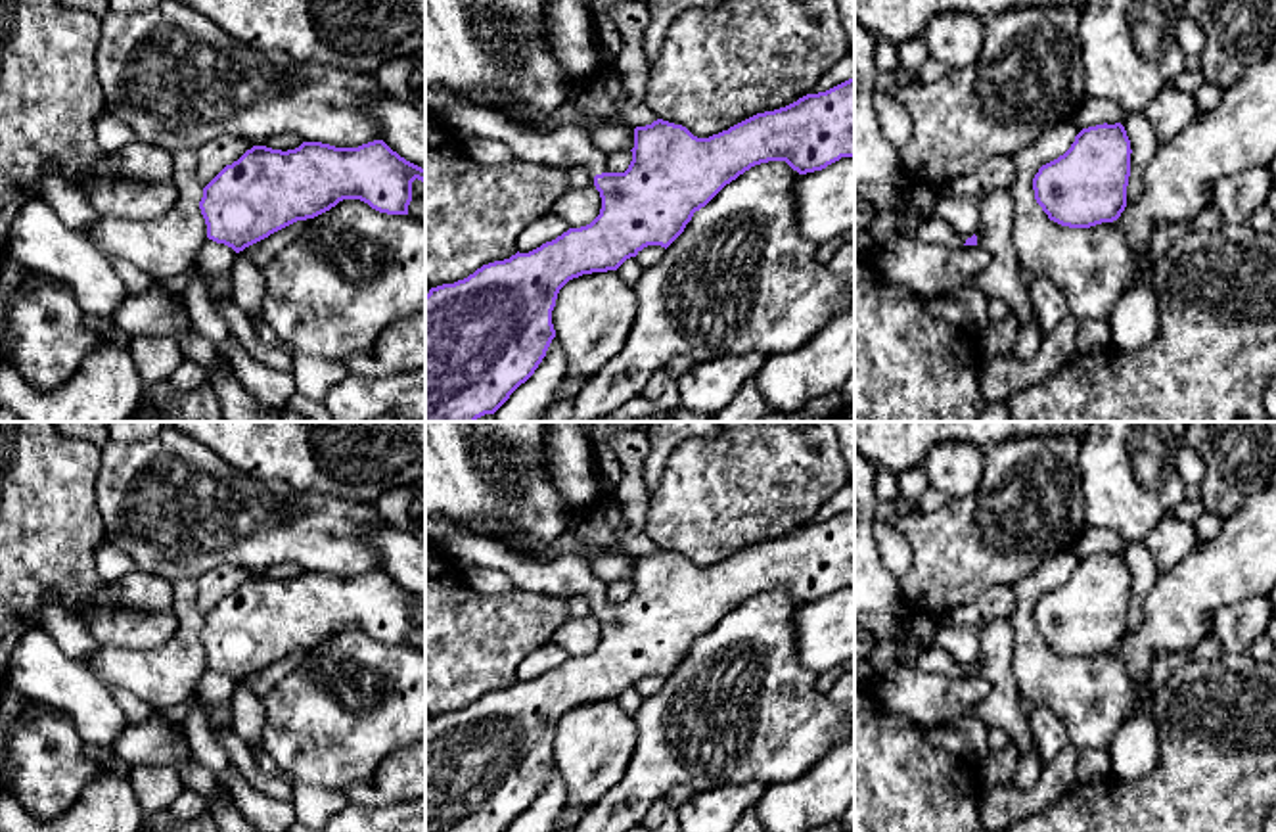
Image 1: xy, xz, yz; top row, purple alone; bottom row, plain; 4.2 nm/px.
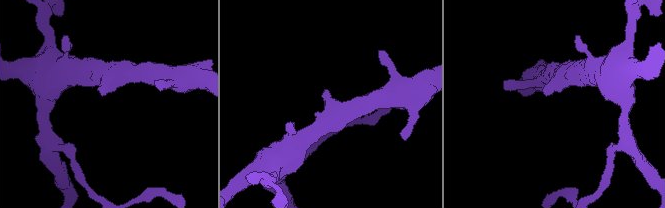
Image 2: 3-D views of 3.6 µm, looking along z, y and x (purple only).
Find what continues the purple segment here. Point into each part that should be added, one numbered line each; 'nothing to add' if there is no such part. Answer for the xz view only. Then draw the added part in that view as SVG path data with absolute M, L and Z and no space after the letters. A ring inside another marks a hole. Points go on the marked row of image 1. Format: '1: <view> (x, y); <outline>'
1: xz (569, 146); M471 104L425 109L425 115L460 138L475 136L504 142L519 161L559 169L582 167L594 176L607 173L605 153L592 146L590 128L582 125L561 125L546 132L531 132L492 107Z

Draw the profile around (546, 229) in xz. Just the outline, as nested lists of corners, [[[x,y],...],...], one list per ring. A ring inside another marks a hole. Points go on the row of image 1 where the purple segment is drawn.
[[[554,213],[544,215],[542,219],[529,224],[517,238],[517,251],[529,253],[536,247],[540,247],[546,242],[556,240],[563,232],[567,232],[569,226]]]

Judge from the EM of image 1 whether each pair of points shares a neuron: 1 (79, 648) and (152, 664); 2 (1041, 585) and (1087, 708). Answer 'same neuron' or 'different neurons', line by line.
1: different neurons
2: same neuron

